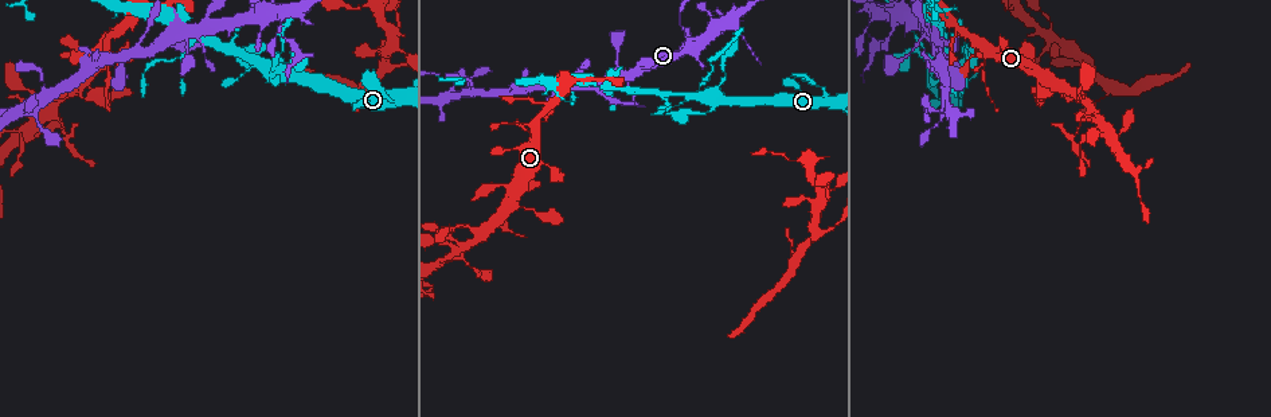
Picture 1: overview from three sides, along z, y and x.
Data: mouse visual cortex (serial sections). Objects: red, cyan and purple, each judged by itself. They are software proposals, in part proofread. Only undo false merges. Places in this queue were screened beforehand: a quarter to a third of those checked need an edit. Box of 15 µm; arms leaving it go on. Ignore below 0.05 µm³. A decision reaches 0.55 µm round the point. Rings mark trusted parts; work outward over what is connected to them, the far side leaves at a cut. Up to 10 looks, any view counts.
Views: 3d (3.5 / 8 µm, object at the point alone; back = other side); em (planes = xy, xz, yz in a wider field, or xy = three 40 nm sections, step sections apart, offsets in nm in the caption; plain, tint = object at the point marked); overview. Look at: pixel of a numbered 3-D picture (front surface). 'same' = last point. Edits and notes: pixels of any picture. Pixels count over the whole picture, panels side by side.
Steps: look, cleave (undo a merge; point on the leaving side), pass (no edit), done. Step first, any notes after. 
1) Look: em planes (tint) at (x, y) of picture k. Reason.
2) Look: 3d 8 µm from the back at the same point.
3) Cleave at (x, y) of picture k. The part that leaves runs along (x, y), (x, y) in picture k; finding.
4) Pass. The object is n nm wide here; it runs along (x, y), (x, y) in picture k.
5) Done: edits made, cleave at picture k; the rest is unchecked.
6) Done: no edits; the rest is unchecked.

Look: 3d 3.5 µm at (865, 30) of picture 1. Narrows sharply.

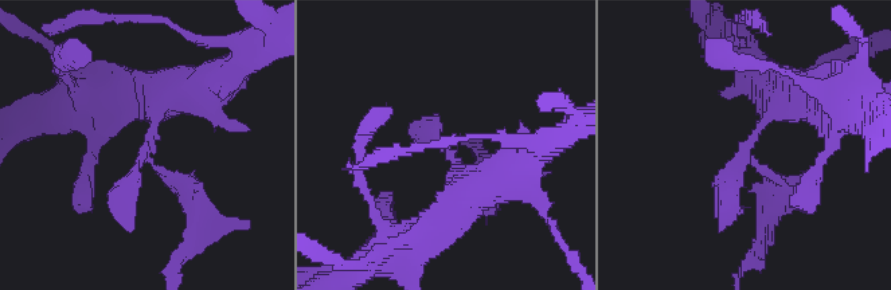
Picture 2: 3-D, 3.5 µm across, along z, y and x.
Look: em xy step 1 (tint) at (149, 141) of picture 2.

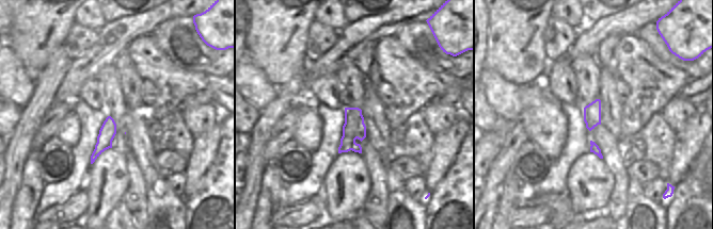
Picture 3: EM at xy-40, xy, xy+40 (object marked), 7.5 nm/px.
Cleave at (178, 188) of picture 2. The part that leaves runs along (153, 159), (199, 212), (178, 258) in picture 2; a second cell is stuck on.

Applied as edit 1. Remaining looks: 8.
Look: overview.

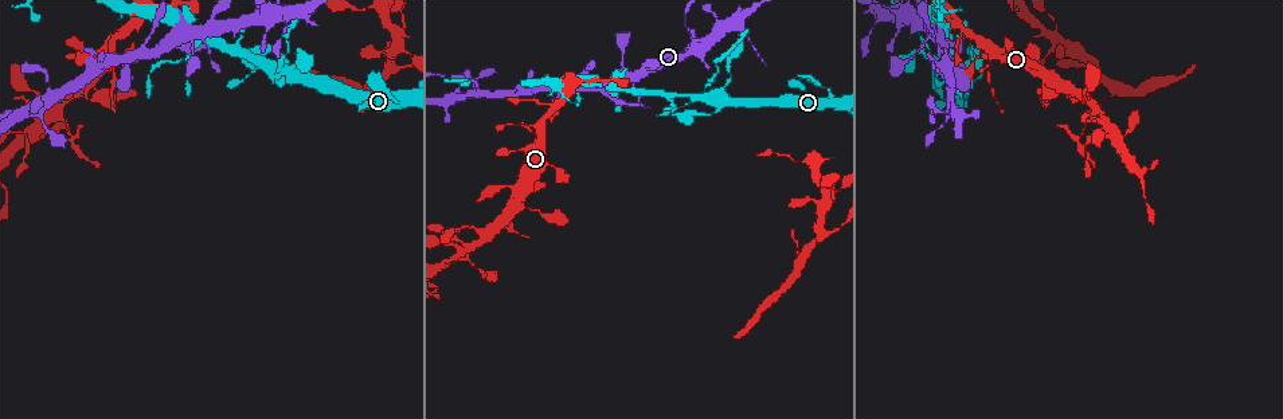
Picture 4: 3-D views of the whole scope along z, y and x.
Look: 3d 8 µm at (706, 99) of picture 4. Abrupt turn.

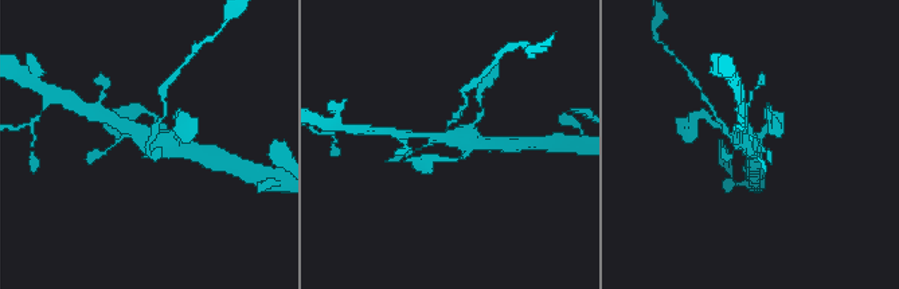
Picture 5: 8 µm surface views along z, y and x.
Look: em planes (tint) at (745, 136) of picture 5. Now the EM.

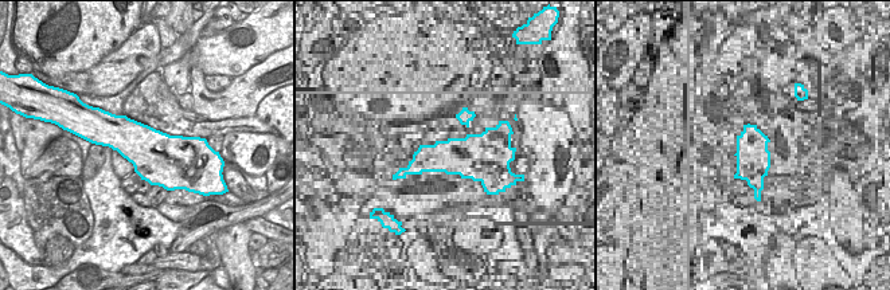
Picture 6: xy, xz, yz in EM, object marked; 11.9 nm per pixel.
Pass. All the same cell.

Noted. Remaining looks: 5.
Look: 3d 8 µm at (68, 134) of picture 4. Thick turns thin.

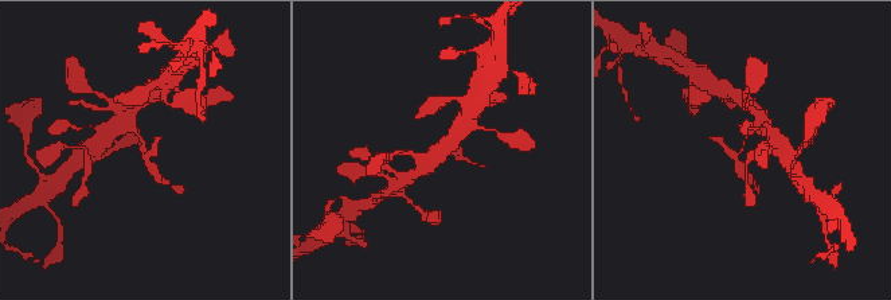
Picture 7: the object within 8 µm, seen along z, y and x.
Look: 3d 3.5 µm from the back at (744, 145) of picture 7.

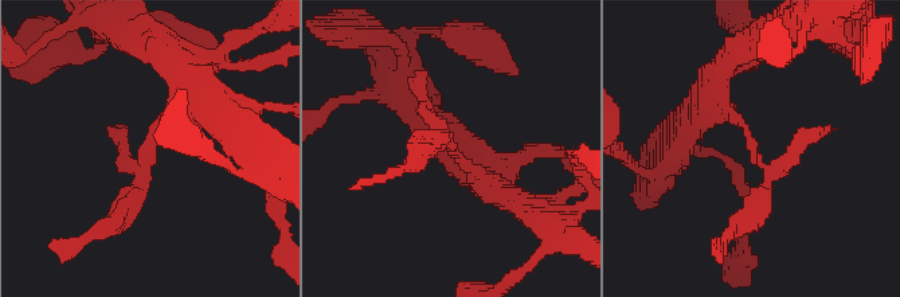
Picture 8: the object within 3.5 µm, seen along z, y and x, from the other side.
Look: em xy step 1 (tint) at (451, 147) of picture 8.

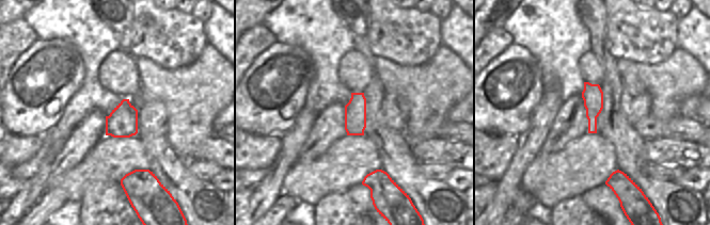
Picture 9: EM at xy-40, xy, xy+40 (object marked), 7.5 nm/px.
Cleave at (144, 156) of picture 8. The part that leaves runs along (153, 132), (141, 186), (113, 223) in picture 8; two cells meet here.

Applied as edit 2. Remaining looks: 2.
Look: 3d 3.5 µm at (947, 35) of picture 4. Side arm on a straight run.

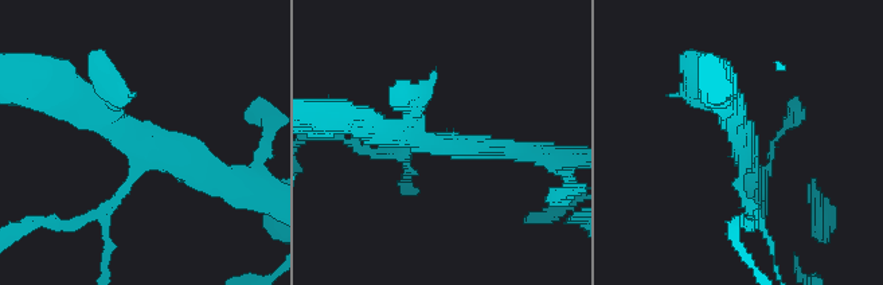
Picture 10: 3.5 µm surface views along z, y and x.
Look: em xy step 3 (tint) at (745, 147) of picture 10. 3 arms meet here; the arms are 100, 250, 350 nm wide.

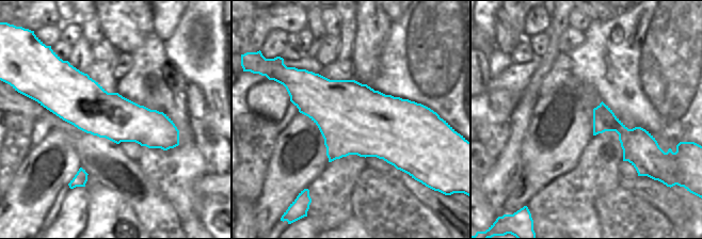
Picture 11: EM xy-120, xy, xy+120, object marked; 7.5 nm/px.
Pass. It runs along (46, 100), (80, 100), (176, 142) in picture 11; continuous, no second cell.

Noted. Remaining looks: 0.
Done: edits made, cleave at picture 2, cleave at picture 8; the rest is unchecked.

